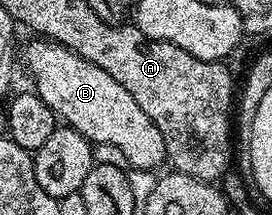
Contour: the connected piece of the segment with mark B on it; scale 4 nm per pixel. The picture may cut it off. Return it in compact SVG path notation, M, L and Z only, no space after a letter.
M36 41L40 42L30 43L25 50L23 47L22 62L23 65L24 62L28 65L28 74L32 77L33 84L36 85L33 86L34 93L54 111L61 123L73 126L93 144L118 148L118 152L122 152L122 156L126 156L128 166L132 170L152 172L155 171L155 166L165 165L168 153L166 152L166 140L162 140L162 132L158 132L154 120L150 120L150 116L146 116L146 112L142 112L142 108L138 108L134 96L130 96L130 92L126 92L126 88L122 88L122 84L118 84L118 80L114 80L114 76L102 72L102 68L98 68L98 64L80 58L74 51L61 46L59 42Z

